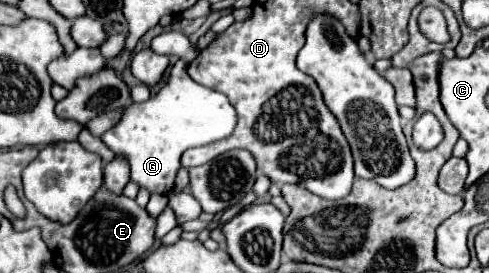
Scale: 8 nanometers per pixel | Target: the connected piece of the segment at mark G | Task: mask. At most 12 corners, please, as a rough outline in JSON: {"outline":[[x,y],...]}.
{"outline":[[182,59],[102,141],[130,179],[168,195],[186,149],[232,135],[226,95]]}

